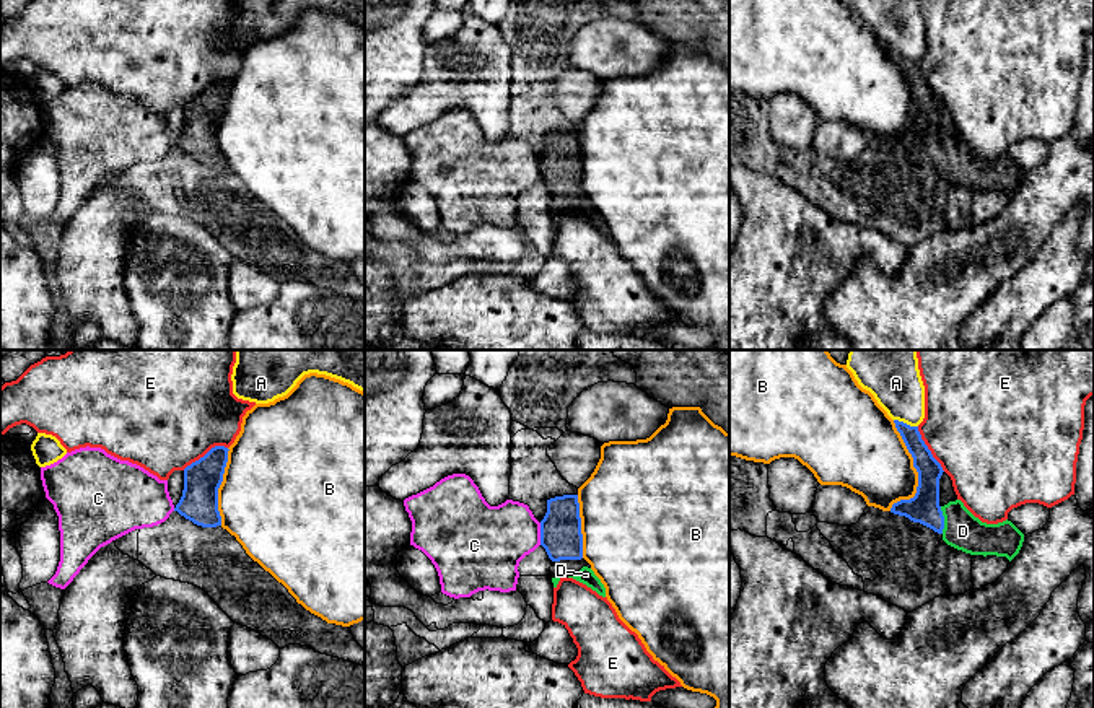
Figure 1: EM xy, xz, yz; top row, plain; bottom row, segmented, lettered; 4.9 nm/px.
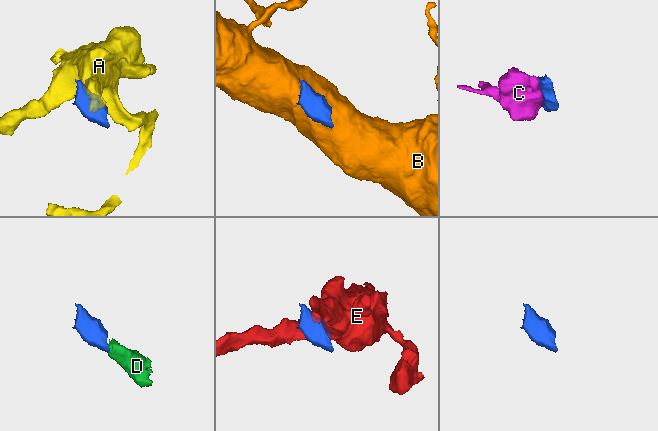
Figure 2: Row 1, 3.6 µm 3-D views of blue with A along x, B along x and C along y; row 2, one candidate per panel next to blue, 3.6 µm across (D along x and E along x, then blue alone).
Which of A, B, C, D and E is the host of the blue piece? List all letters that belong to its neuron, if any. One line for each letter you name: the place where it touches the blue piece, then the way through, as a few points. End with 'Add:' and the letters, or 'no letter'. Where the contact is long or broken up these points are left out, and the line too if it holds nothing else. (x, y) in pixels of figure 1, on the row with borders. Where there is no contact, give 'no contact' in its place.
D: contact yz (943, 520); way yz (923, 508), (943, 520), (951, 520), (962, 531)
Add: D

